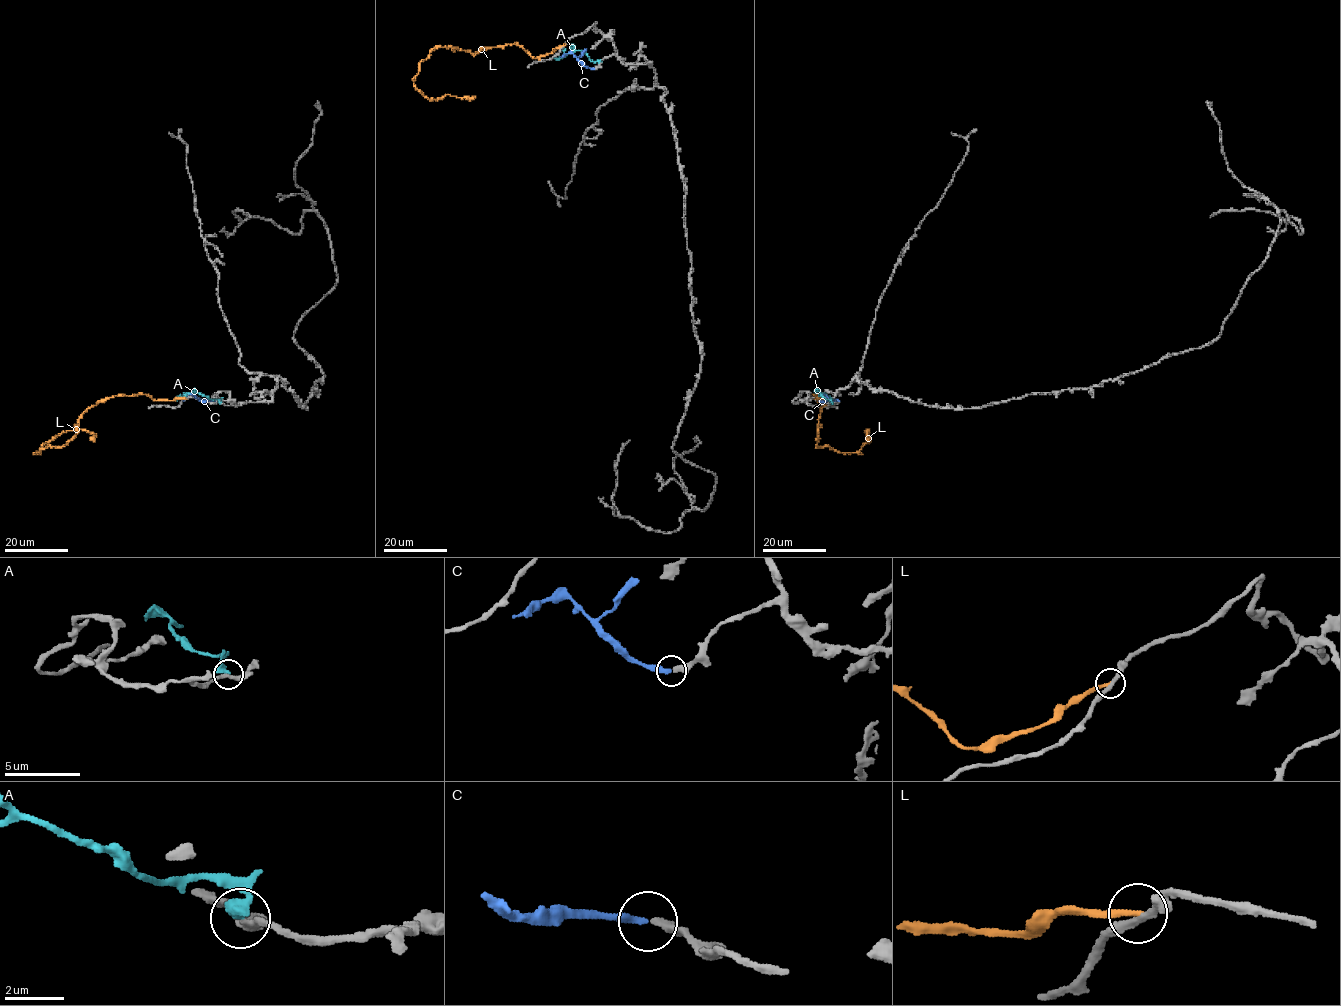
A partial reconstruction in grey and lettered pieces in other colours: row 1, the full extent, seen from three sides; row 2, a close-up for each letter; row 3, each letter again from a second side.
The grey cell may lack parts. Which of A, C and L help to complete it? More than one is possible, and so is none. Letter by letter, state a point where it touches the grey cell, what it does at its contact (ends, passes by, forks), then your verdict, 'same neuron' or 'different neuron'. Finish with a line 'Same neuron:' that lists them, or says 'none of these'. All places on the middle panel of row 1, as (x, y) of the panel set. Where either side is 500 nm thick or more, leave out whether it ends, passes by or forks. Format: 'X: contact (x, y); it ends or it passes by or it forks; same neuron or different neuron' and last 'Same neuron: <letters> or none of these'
A: contact (599, 62); different neuron
C: contact (593, 68); it ends; same neuron
L: contact (564, 44); it ends; different neuron
Same neuron: C

